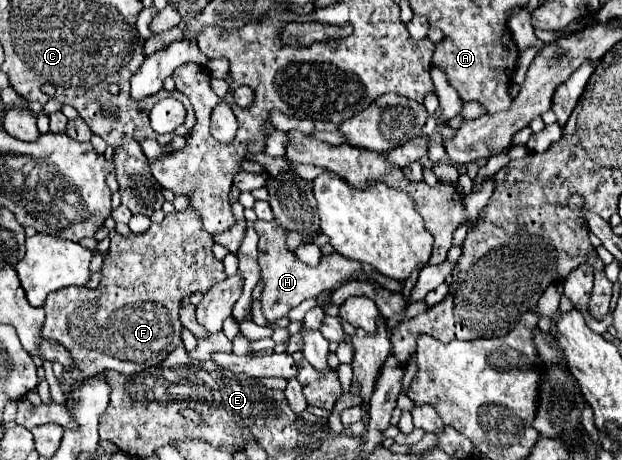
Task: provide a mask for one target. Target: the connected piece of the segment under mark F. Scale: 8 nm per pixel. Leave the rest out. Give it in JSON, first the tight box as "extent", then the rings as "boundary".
{"extent":[41,208,225,384],"boundary":[[[187,208],[183,212],[173,212],[169,216],[165,216],[165,220],[161,224],[151,224],[151,228],[143,234],[133,234],[131,238],[123,238],[121,234],[113,236],[111,238],[111,246],[109,246],[109,254],[107,258],[103,260],[103,266],[101,266],[101,282],[95,290],[89,290],[85,286],[67,286],[67,288],[61,288],[57,292],[51,292],[47,296],[47,302],[45,302],[45,312],[47,312],[47,318],[45,318],[45,324],[43,324],[43,330],[41,330],[41,336],[51,340],[51,342],[61,342],[73,356],[73,362],[77,366],[75,374],[73,370],[63,370],[63,380],[67,384],[73,384],[73,380],[83,380],[83,378],[89,378],[89,376],[95,376],[103,370],[115,370],[115,372],[121,372],[121,374],[137,374],[141,370],[147,370],[147,368],[153,368],[153,366],[159,366],[169,352],[173,352],[175,346],[181,344],[181,322],[179,322],[179,304],[181,304],[181,298],[183,296],[191,296],[195,292],[207,292],[211,286],[215,286],[219,280],[225,280],[225,272],[223,272],[223,262],[215,260],[213,252],[213,242],[211,242],[211,234],[207,234],[203,230],[203,224],[199,222],[199,212],[195,212],[195,208]]]}

